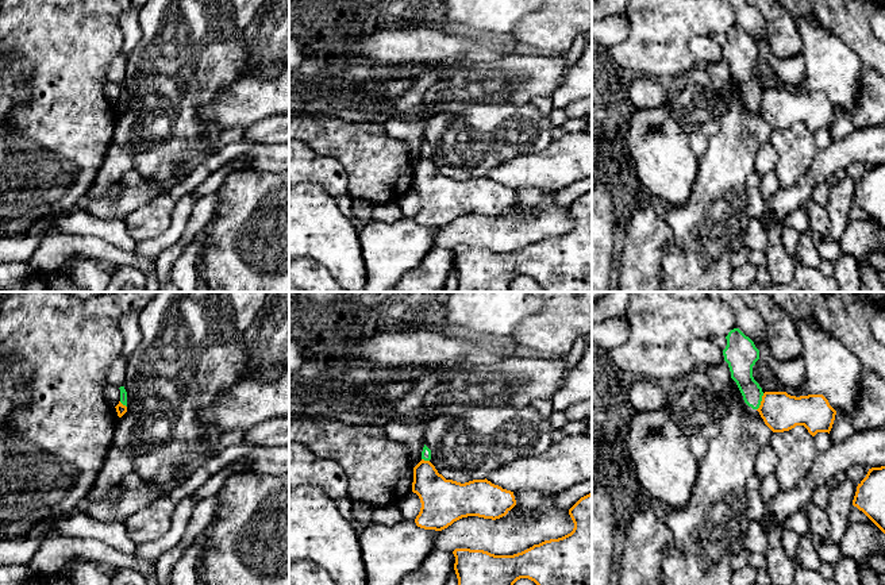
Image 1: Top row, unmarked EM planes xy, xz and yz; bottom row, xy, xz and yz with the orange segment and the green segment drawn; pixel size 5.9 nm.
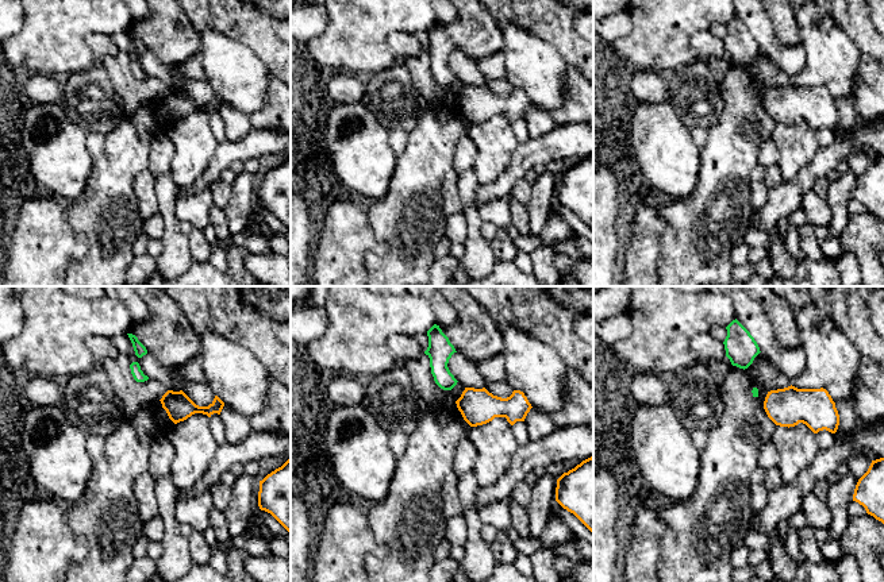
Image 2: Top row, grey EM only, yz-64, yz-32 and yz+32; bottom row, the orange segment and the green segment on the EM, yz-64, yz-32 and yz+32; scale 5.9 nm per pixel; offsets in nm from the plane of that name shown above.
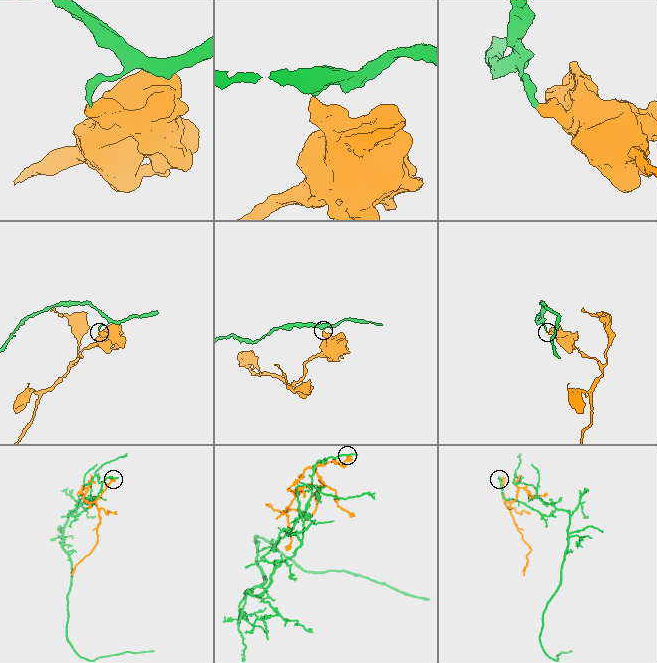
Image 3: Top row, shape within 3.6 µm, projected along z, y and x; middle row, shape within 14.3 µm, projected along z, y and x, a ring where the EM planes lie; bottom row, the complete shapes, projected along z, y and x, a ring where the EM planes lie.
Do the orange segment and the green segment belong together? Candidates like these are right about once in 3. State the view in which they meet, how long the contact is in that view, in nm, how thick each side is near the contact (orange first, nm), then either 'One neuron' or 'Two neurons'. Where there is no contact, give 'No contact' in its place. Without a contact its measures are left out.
Touches orange in yz. Shared border 110 nm. Thickness 220 nm (orange) against 140 nm. Two neurons

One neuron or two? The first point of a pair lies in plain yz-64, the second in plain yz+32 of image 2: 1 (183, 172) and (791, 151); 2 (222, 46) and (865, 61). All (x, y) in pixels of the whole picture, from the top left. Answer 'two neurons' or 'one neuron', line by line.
1: one neuron
2: two neurons

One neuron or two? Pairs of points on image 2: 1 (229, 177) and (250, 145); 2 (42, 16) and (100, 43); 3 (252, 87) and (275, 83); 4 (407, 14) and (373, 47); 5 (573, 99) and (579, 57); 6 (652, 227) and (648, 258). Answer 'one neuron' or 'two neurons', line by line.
1: two neurons
2: two neurons
3: two neurons
4: one neuron
5: two neurons
6: one neuron

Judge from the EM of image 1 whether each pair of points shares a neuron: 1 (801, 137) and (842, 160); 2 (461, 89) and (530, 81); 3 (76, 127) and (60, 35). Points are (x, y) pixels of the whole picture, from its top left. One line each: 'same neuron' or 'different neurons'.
1: different neurons
2: same neuron
3: same neuron

